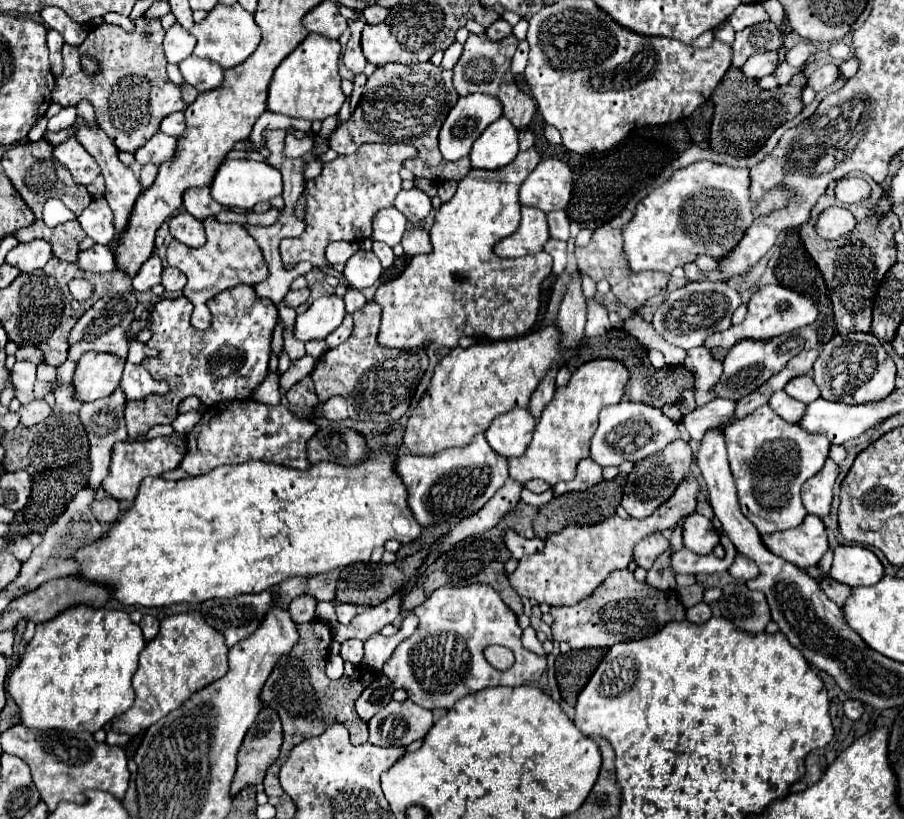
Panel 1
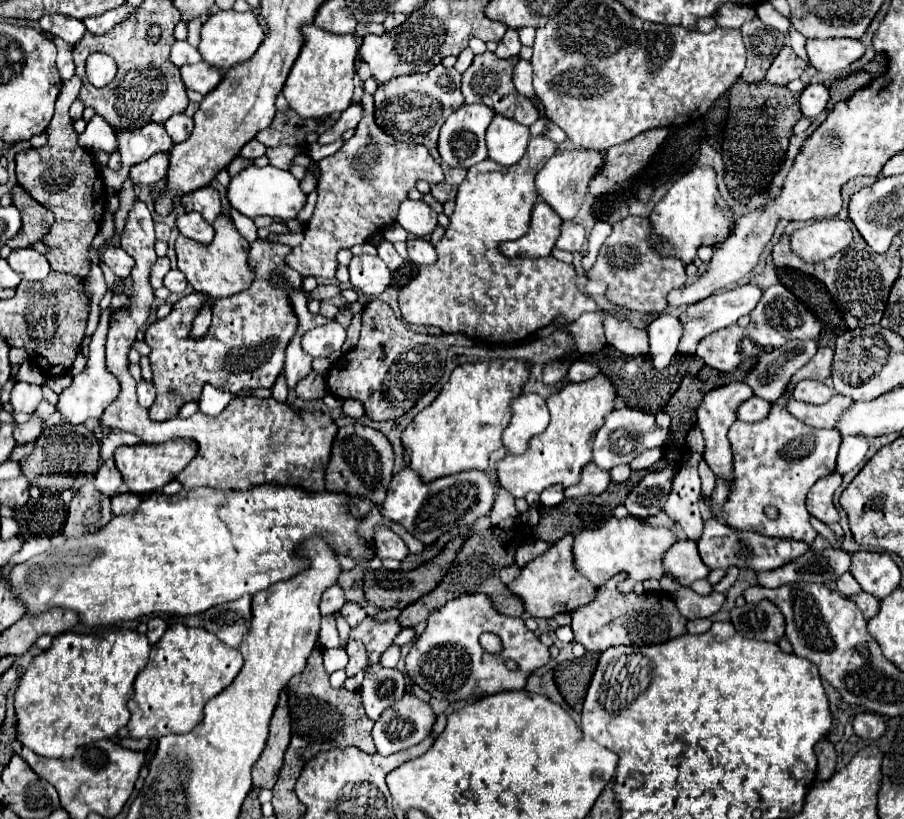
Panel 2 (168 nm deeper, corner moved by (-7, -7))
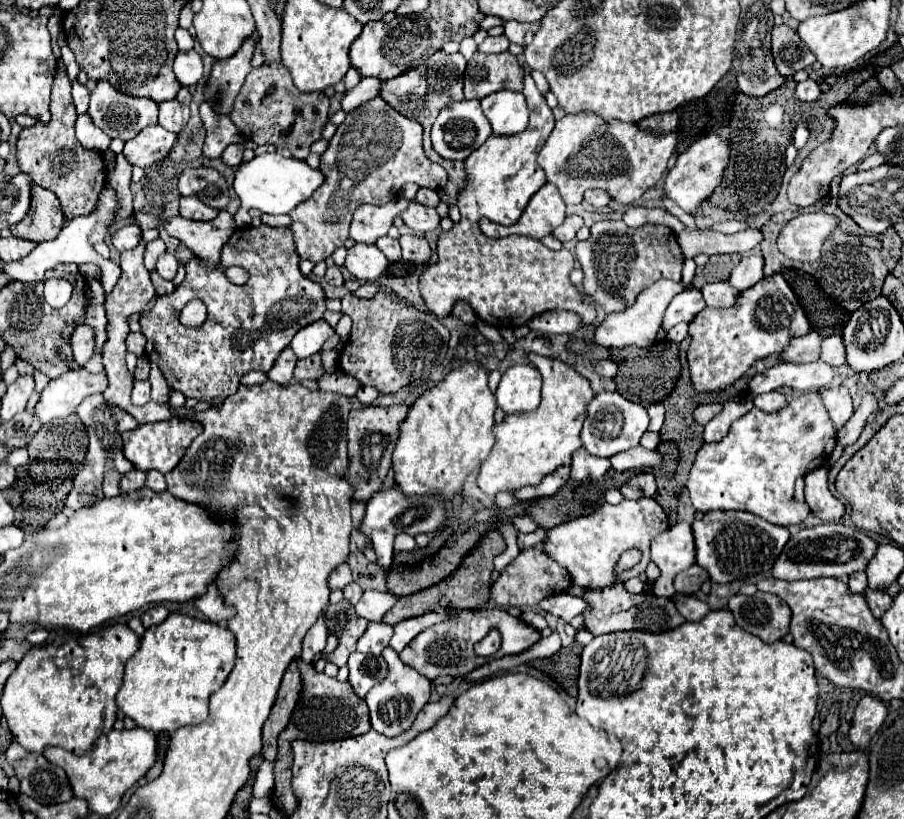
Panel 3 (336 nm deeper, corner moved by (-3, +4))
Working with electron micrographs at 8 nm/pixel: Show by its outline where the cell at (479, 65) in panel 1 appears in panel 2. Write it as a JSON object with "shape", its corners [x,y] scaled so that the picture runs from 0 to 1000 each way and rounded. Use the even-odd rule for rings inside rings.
{"shape":[[[544,63],[529,66],[524,71],[522,81],[511,90],[511,115],[515,120],[515,127],[533,125],[533,127],[538,127],[540,132],[544,132],[546,137],[551,137],[551,139],[555,139],[560,144],[569,144],[575,151],[588,154],[595,147],[597,139],[595,139],[593,129],[588,127],[588,122],[584,122],[577,115],[573,115],[573,110],[566,103],[566,85],[573,78],[573,73],[575,73],[573,68],[555,73],[555,71],[549,71]],[[564,73],[566,73],[566,78],[564,78]]]}

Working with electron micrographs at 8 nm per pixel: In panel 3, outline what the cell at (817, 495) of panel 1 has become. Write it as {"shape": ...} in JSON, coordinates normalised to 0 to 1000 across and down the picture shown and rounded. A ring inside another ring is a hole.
{"shape":[[[905,570],[896,575],[892,587],[892,614],[896,617],[898,626],[909,636],[925,636],[934,629],[934,617],[918,602],[916,597],[916,575],[918,570]]]}

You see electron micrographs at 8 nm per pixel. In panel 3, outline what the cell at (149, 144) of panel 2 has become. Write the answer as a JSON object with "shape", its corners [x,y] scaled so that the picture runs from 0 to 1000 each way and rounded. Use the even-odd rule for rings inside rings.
{"shape":[[[113,99],[106,104],[104,114],[100,116],[97,140],[102,143],[104,153],[111,155],[119,167],[142,172],[142,170],[148,170],[159,155],[175,153],[175,126],[164,121],[153,121],[153,118],[137,118],[135,114],[128,114],[124,104]]]}

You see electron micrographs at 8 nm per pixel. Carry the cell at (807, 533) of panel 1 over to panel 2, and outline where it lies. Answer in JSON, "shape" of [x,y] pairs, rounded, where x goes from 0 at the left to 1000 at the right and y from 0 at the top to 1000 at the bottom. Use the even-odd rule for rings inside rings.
{"shape":[[[785,632],[783,637],[779,637],[779,650],[772,659],[772,674],[774,674],[774,681],[779,684],[779,689],[785,696],[792,696],[792,694],[805,696],[805,694],[814,691],[814,694],[821,694],[821,696],[830,694],[832,698],[847,698],[847,696],[858,696],[874,684],[881,684],[883,679],[887,679],[894,672],[894,664],[889,664],[889,662],[869,659],[874,664],[876,674],[874,674],[872,681],[867,681],[867,679],[861,676],[861,664],[863,662],[867,662],[867,659],[843,654],[843,652],[836,652],[836,650],[825,650],[825,647],[812,647],[805,640],[799,640],[796,635]]]}

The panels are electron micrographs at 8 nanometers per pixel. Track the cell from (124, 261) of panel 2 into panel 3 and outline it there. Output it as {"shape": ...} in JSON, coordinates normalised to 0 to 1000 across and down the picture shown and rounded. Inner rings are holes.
{"shape":[[[153,275],[135,277],[135,280],[126,282],[122,292],[124,292],[124,299],[135,309],[139,304],[146,304],[155,294],[155,277]]]}

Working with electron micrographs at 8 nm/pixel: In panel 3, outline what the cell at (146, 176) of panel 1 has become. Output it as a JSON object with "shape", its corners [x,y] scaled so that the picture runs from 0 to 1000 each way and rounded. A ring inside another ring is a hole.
{"shape":[[[168,153],[164,158],[157,158],[155,165],[150,165],[146,172],[142,172],[137,177],[137,192],[142,194],[142,199],[146,204],[166,204],[170,201],[173,197],[179,197],[190,177],[195,172],[195,165],[192,162],[186,162],[181,155],[177,153]]]}

